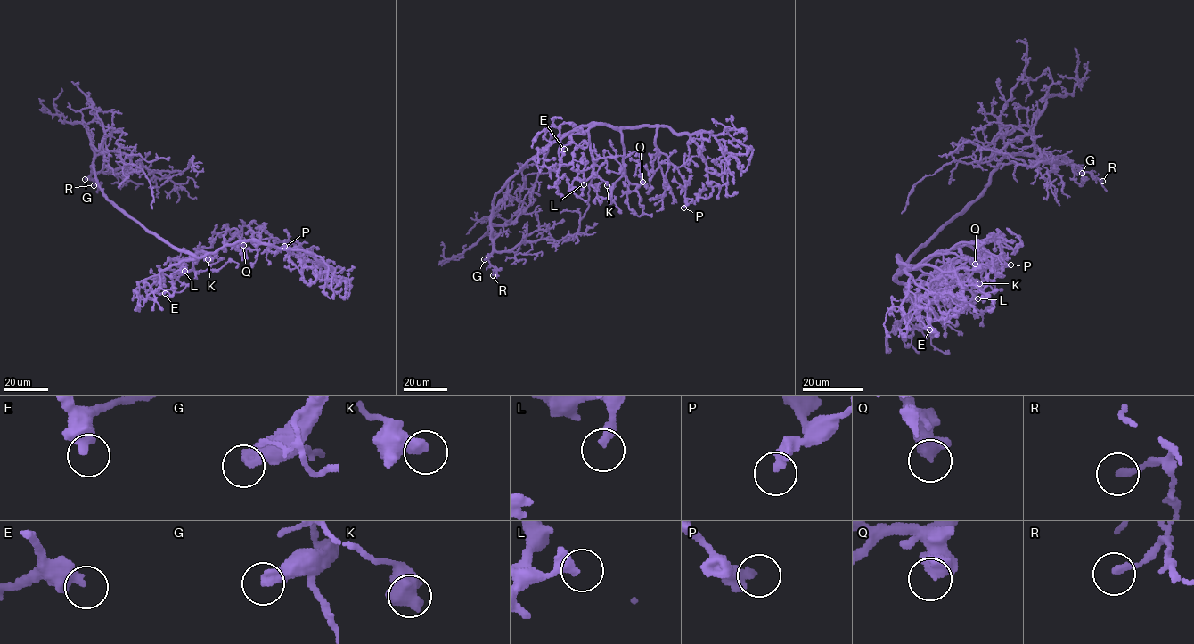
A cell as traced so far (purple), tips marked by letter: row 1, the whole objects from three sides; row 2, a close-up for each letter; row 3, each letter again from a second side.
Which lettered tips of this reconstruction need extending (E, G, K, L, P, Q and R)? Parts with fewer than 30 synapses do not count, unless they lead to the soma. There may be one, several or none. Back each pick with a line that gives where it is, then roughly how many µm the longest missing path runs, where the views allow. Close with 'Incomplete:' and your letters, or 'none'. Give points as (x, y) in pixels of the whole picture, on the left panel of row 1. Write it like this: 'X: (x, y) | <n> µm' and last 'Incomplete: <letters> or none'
G: (85, 179) | 100 µm
Incomplete: G

